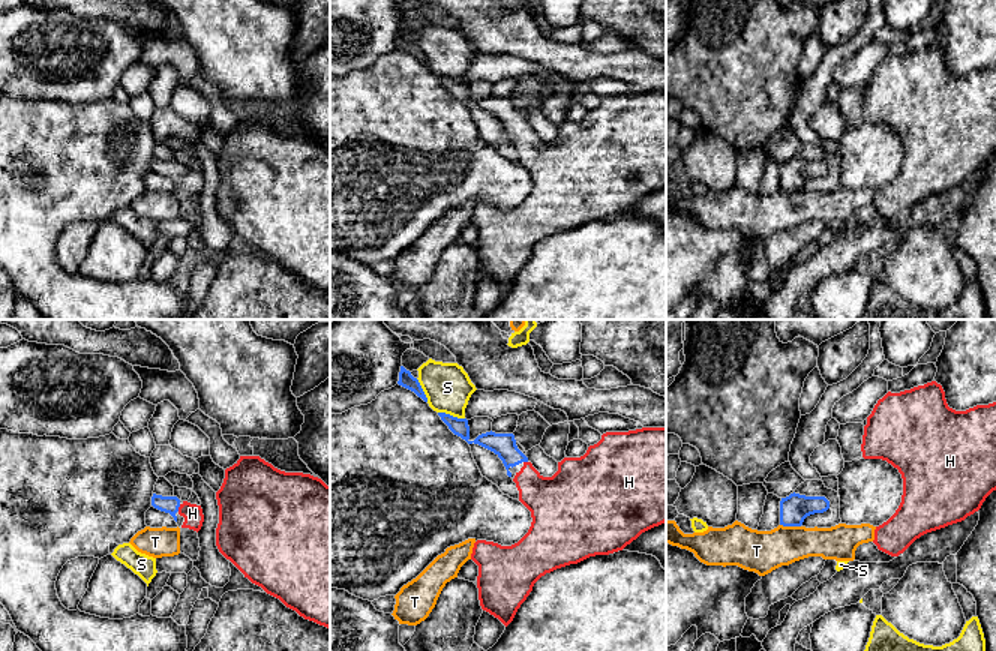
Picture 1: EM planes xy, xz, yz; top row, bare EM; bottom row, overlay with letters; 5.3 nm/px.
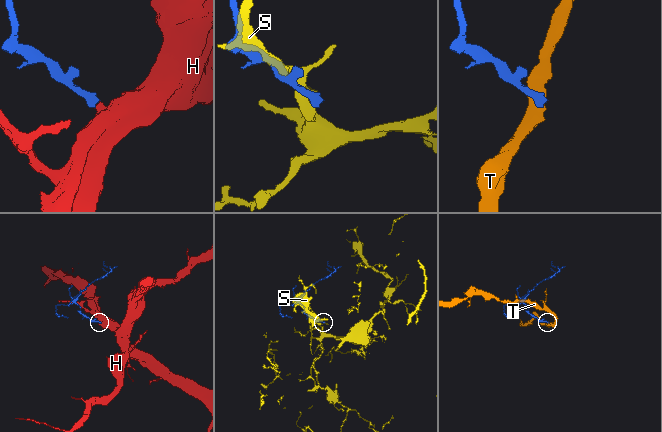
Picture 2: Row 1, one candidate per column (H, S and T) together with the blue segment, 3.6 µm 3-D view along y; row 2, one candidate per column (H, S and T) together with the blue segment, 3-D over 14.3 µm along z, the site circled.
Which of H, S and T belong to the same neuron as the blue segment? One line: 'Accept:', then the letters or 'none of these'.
Accept: H

